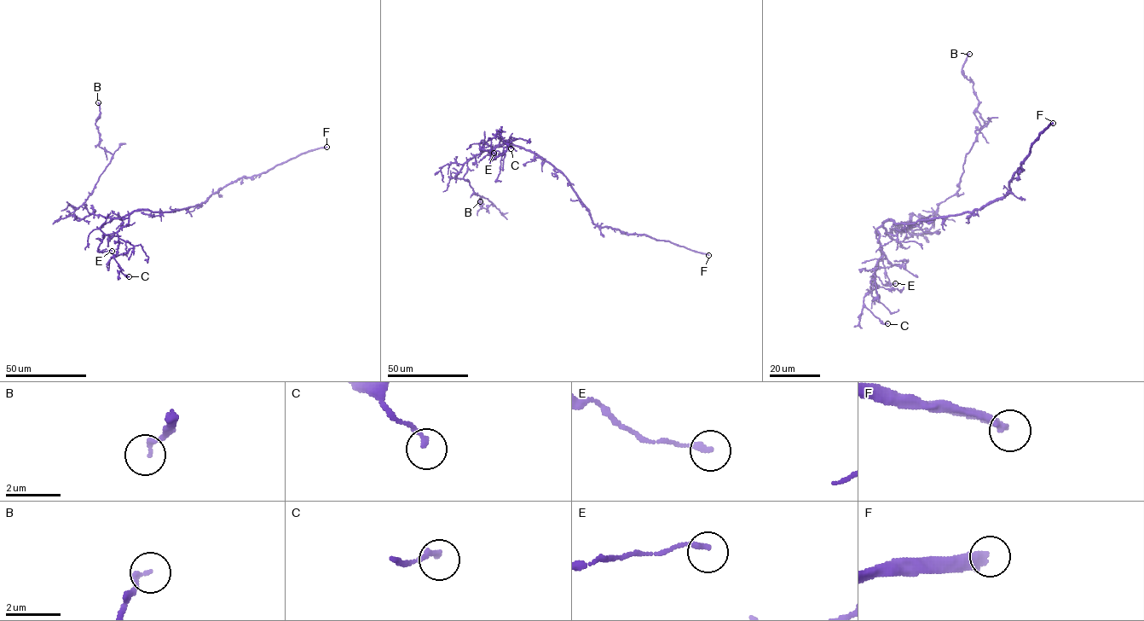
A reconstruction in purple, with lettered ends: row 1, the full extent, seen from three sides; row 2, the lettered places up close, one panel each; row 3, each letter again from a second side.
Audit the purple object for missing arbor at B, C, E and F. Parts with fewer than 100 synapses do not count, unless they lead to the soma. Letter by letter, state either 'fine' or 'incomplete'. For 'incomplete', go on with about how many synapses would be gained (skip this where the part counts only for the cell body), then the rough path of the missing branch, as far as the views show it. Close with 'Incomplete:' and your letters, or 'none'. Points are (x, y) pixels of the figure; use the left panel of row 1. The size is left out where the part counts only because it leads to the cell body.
B: fine
C: fine
E: fine
F: incomplete; about 750 synapses
Incomplete: F

